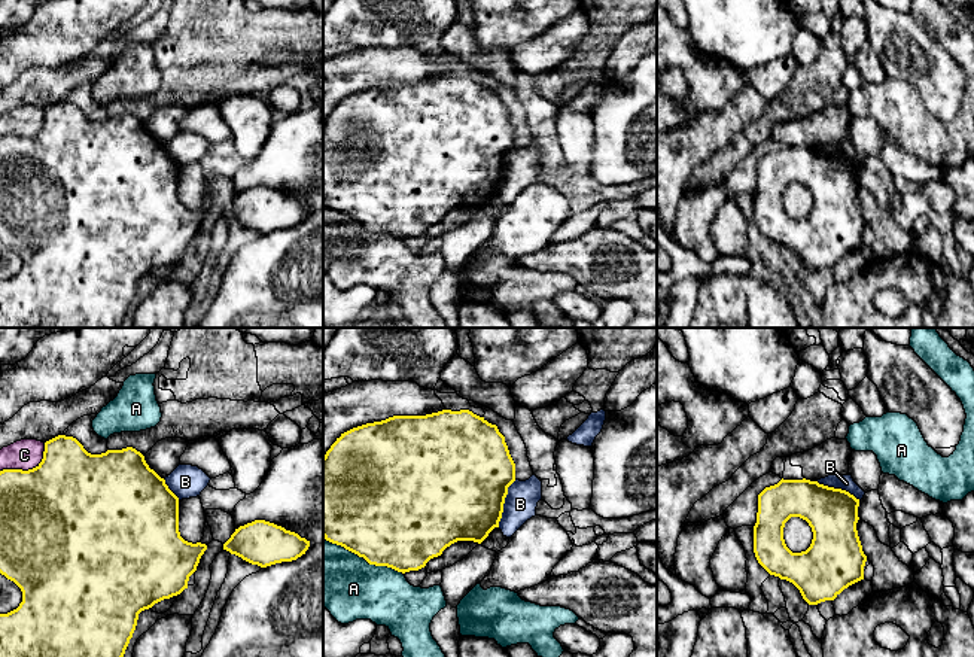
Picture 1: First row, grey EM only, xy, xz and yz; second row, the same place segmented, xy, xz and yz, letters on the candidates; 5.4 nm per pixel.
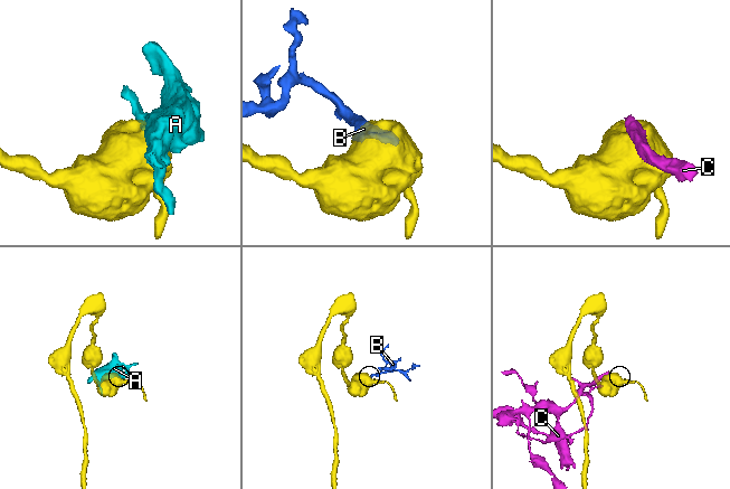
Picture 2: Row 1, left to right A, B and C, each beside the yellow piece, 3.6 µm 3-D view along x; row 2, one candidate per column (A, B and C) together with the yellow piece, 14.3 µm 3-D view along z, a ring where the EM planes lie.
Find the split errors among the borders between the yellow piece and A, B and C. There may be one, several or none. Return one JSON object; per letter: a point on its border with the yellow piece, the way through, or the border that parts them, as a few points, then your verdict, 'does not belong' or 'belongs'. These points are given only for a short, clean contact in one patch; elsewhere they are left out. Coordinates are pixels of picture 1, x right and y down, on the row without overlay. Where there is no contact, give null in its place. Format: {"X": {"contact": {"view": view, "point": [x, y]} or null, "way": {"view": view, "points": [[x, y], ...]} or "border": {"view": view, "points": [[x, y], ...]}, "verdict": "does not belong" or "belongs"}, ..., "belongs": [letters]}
{"A": {"contact": {"view": "xz", "point": [362, 222]}, "verdict": "does not belong"}, "B": {"contact": {"view": "xz", "point": [504, 169]}, "border": {"view": "xz", "points": [[516, 146], [508, 154], [498, 192]]}, "verdict": "does not belong"}, "C": {"contact": {"view": "xy", "point": [29, 136]}, "verdict": "does not belong"}, "belongs": []}

